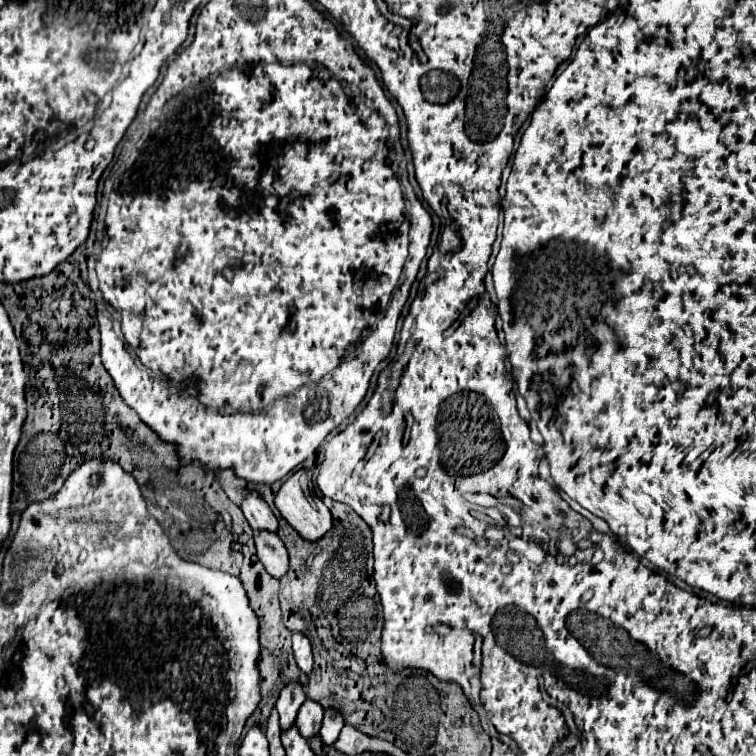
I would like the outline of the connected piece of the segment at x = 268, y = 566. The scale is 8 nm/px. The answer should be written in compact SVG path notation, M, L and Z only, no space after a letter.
M257 533L255 547L257 547L257 557L263 563L265 571L271 577L281 579L289 569L289 557L287 557L287 549L283 541L279 539L279 535L277 533Z

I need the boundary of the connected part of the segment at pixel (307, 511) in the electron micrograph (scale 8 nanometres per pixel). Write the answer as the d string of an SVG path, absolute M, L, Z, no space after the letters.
M305 469L293 473L281 485L275 495L275 507L305 541L315 543L333 527L333 517L315 495L311 473Z

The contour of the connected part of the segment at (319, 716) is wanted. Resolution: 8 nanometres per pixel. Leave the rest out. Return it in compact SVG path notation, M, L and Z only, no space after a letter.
M305 701L305 705L301 705L299 709L299 715L297 715L297 729L301 733L301 737L305 737L307 741L311 737L315 737L321 729L321 721L323 721L323 709L321 705L317 705L315 701Z

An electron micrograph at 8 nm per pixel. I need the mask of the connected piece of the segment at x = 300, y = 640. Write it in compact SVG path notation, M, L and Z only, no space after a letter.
M301 633L293 635L293 655L295 655L295 661L297 661L299 669L305 675L309 675L311 667L313 667L313 653L311 653L309 639L305 635L301 635Z

